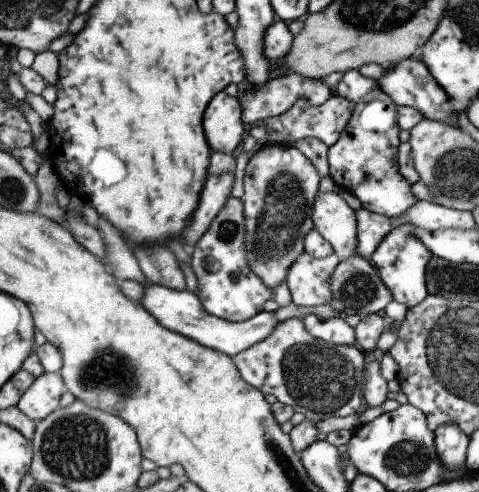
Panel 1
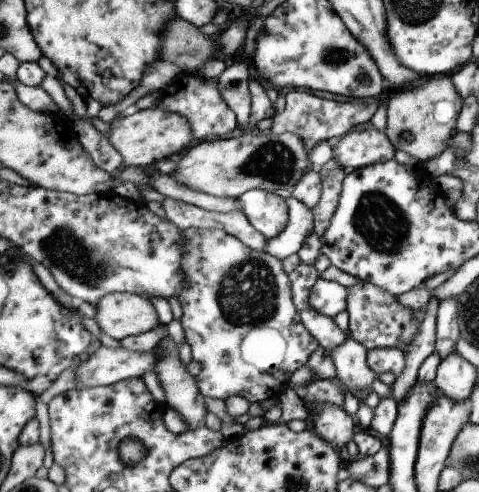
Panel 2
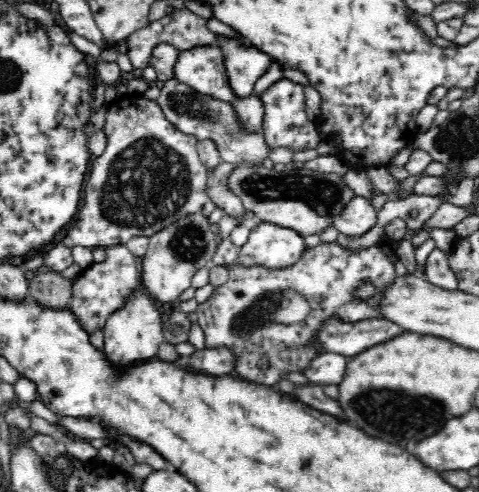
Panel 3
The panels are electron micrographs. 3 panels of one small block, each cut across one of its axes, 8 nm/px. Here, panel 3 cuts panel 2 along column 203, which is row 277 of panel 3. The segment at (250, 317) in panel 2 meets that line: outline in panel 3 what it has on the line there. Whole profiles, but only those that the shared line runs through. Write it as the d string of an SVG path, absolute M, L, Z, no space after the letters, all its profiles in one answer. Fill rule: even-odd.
M322 244L316 248L308 248L302 258L290 266L288 270L266 270L266 268L244 268L244 266L228 266L228 282L214 288L212 296L208 302L200 304L196 314L198 314L198 324L206 334L206 348L208 346L228 346L238 354L236 360L236 372L234 376L248 380L248 382L258 382L262 386L276 386L282 380L288 380L288 376L298 376L310 366L310 362L322 354L324 350L320 348L308 348L306 342L314 338L316 328L330 316L340 316L342 320L356 322L362 318L380 318L376 312L378 304L378 290L382 290L386 284L390 284L396 278L394 262L390 256L382 252L382 248L376 244L368 250L358 250L358 252L348 252L336 244ZM370 282L376 288L376 294L370 300L358 300L356 290L364 284ZM262 358L268 358L266 366L260 362Z

